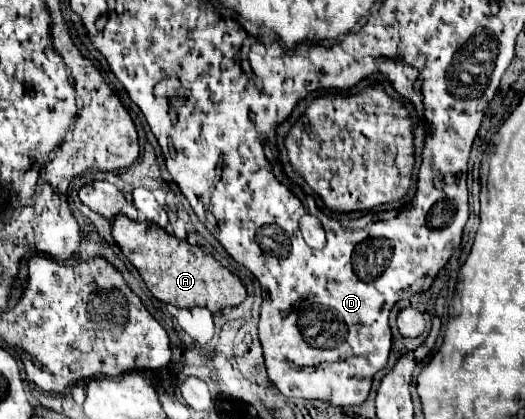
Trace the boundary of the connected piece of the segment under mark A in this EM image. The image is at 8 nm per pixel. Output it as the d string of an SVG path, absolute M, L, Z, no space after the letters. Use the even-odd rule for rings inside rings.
M118 216L112 226L112 236L124 256L142 276L146 288L160 302L176 304L180 308L200 306L210 312L218 312L238 306L246 300L246 288L242 280L228 272L218 260L214 260L214 256L185 240L174 238L152 222L136 222L126 216Z

